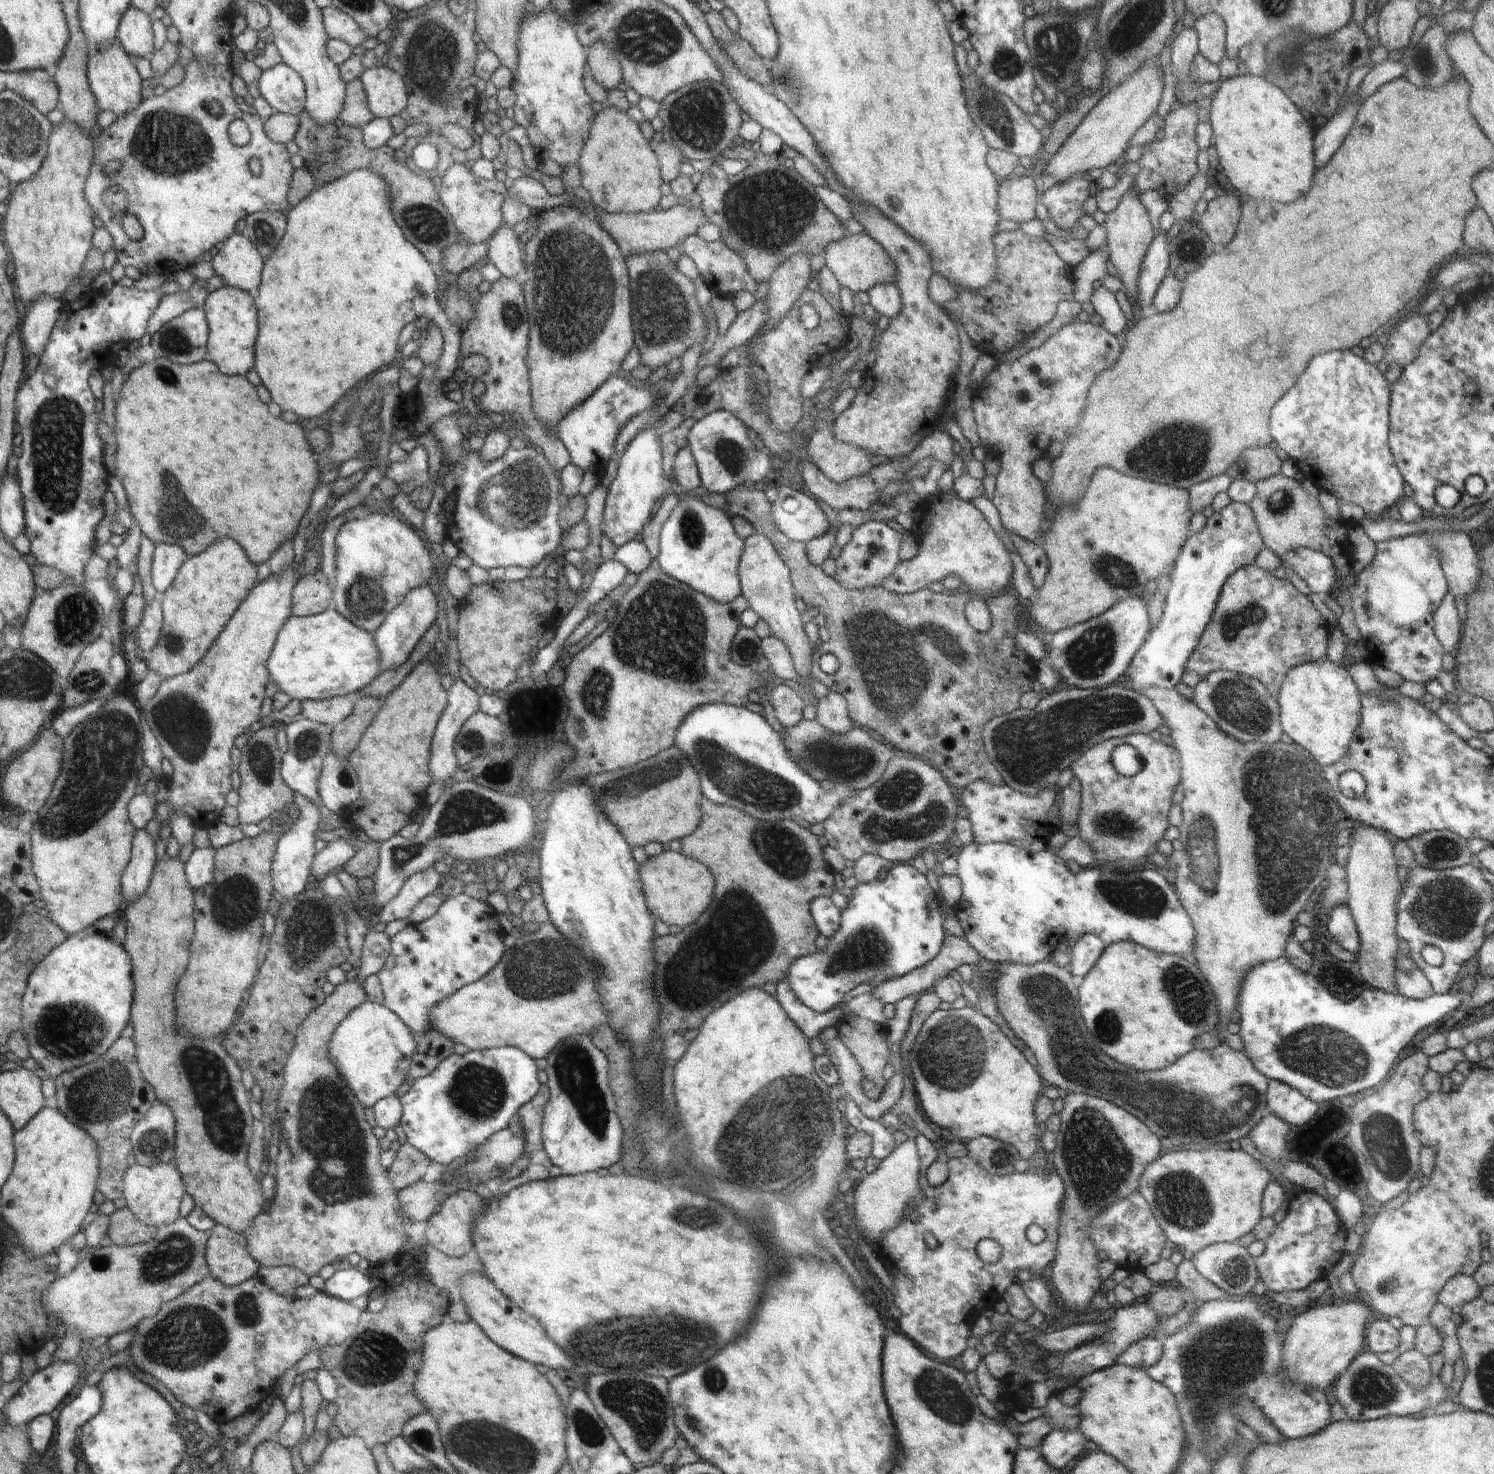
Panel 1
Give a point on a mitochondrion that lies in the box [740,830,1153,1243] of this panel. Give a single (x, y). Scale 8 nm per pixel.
(1088, 1130)

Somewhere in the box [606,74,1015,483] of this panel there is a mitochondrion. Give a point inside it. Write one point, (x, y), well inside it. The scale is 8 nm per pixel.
(768, 210)

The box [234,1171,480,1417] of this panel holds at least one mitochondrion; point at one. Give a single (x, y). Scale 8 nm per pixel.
(377, 1359)

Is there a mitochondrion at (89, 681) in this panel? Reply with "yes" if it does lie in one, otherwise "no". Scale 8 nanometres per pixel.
yes

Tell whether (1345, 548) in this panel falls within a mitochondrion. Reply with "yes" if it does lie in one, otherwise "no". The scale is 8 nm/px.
no

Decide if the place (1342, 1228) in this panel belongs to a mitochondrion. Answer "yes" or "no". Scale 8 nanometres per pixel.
no

